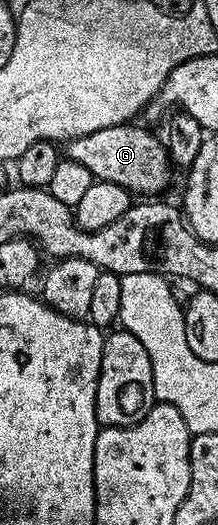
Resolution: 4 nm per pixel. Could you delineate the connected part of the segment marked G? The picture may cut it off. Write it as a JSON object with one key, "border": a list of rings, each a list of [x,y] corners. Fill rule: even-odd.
{"border":[[[137,123],[113,124],[104,130],[96,130],[96,134],[84,134],[80,138],[69,141],[65,145],[66,152],[86,172],[91,172],[94,180],[104,182],[116,182],[118,186],[124,186],[131,194],[138,192],[150,192],[146,194],[158,194],[162,187],[170,180],[170,168],[172,161],[169,151],[161,139],[158,140],[146,128],[137,128]]]}

